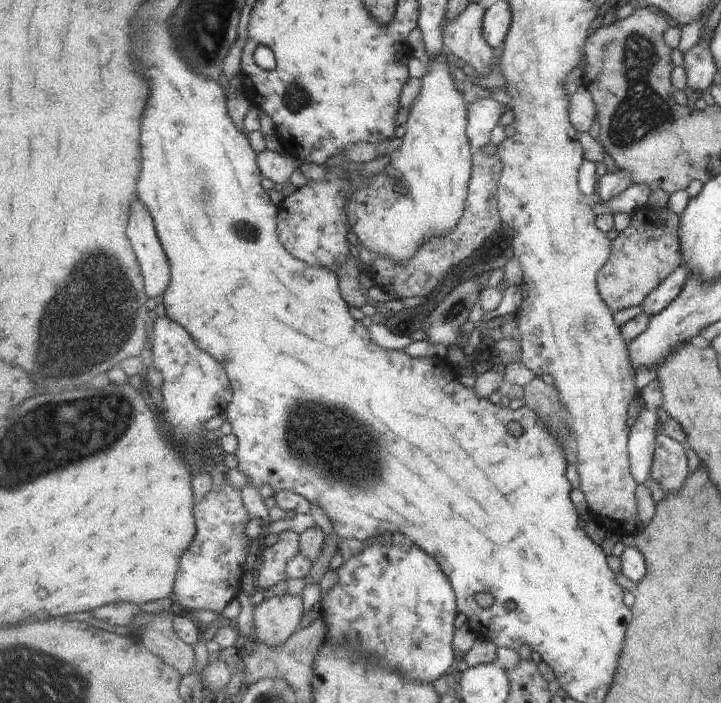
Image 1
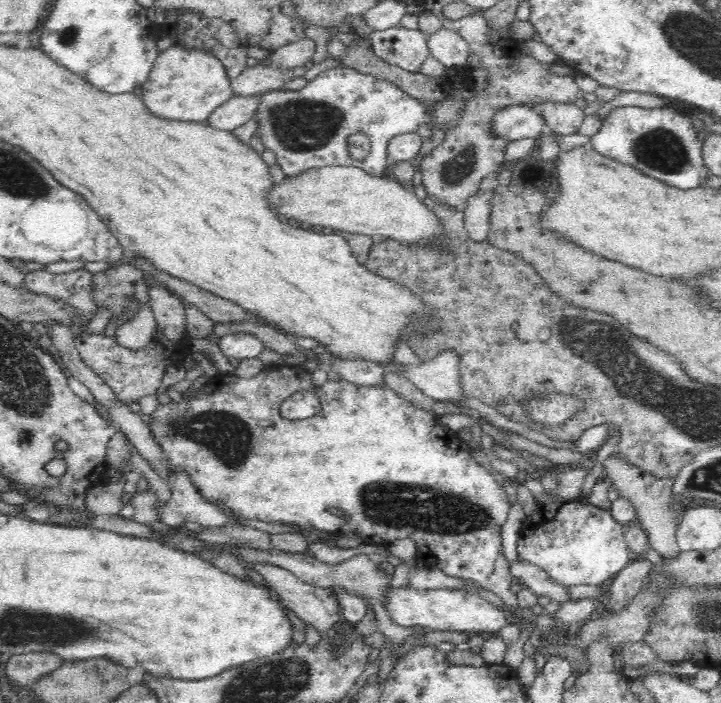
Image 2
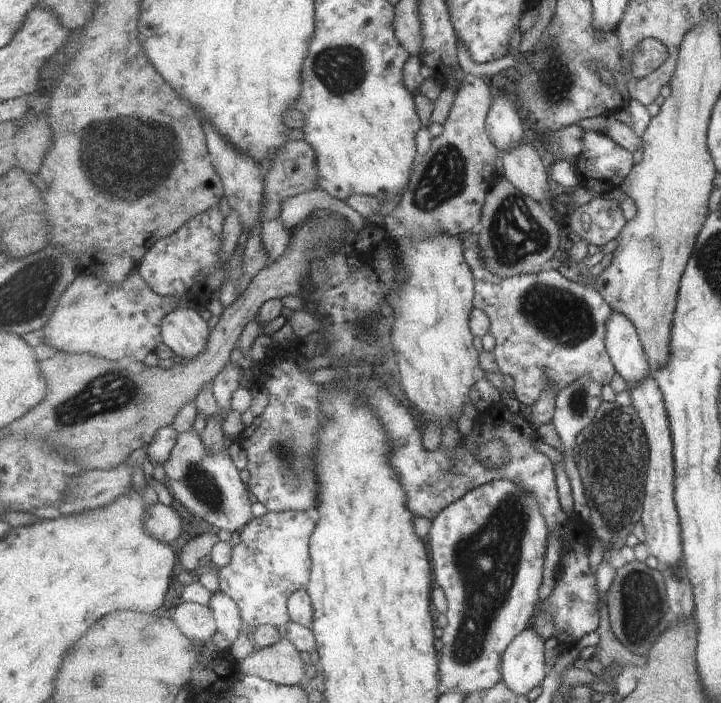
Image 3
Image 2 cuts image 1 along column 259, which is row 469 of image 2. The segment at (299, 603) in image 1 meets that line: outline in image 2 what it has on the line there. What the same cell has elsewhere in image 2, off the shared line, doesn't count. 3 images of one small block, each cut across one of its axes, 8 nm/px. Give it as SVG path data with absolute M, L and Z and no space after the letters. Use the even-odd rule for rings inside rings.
M616 450L602 463L607 476L611 479L613 488L619 493L619 496L633 500L637 519L639 519L641 527L647 532L649 546L657 550L663 558L674 558L679 553L675 536L680 515L680 512L674 509L674 503L677 501L673 496L675 477L660 479L649 472L633 467L626 461L622 461L617 454L618 451Z

